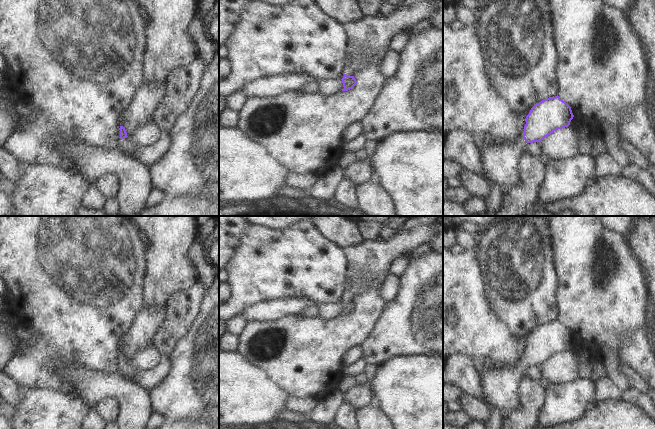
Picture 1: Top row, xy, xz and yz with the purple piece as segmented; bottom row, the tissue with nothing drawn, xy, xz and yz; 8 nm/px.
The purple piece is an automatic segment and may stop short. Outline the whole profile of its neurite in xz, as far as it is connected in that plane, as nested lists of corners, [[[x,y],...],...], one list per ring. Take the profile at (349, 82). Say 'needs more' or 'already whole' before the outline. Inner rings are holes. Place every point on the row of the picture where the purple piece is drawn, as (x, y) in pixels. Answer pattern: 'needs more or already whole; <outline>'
needs more; [[[443,0],[421,1],[410,7],[401,6],[386,18],[365,17],[361,21],[346,24],[350,41],[367,43],[373,49],[373,55],[368,57],[361,54],[346,67],[341,79],[344,87],[342,91],[348,91],[357,84],[354,75],[370,66],[375,56],[390,46],[397,35],[410,31],[413,25],[430,18],[442,2]]]

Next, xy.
needs more; [[[120,126],[120,138],[121,141],[119,149],[121,149],[126,155],[134,157],[137,150],[141,148],[141,146],[127,136],[127,132],[123,126]]]

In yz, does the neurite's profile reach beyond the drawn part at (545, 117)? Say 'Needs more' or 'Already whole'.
Needs more.

